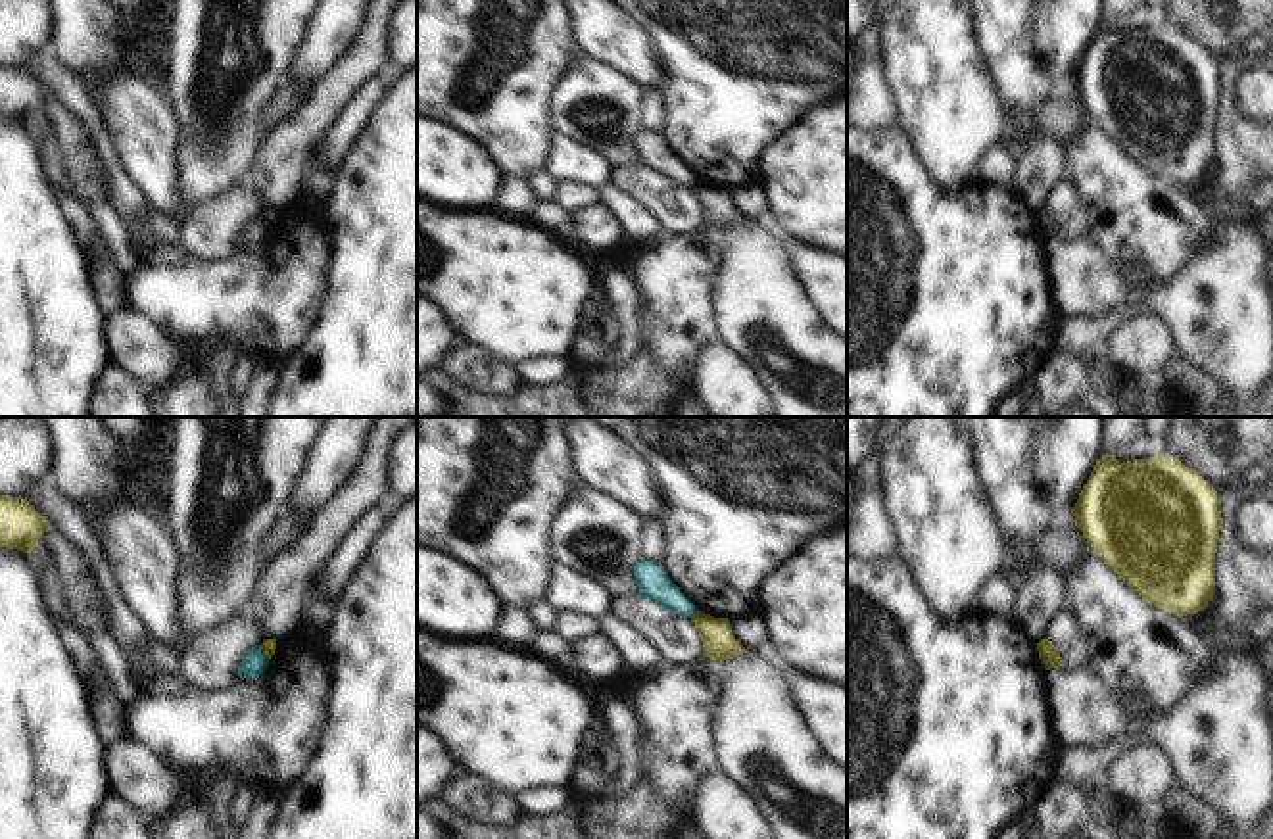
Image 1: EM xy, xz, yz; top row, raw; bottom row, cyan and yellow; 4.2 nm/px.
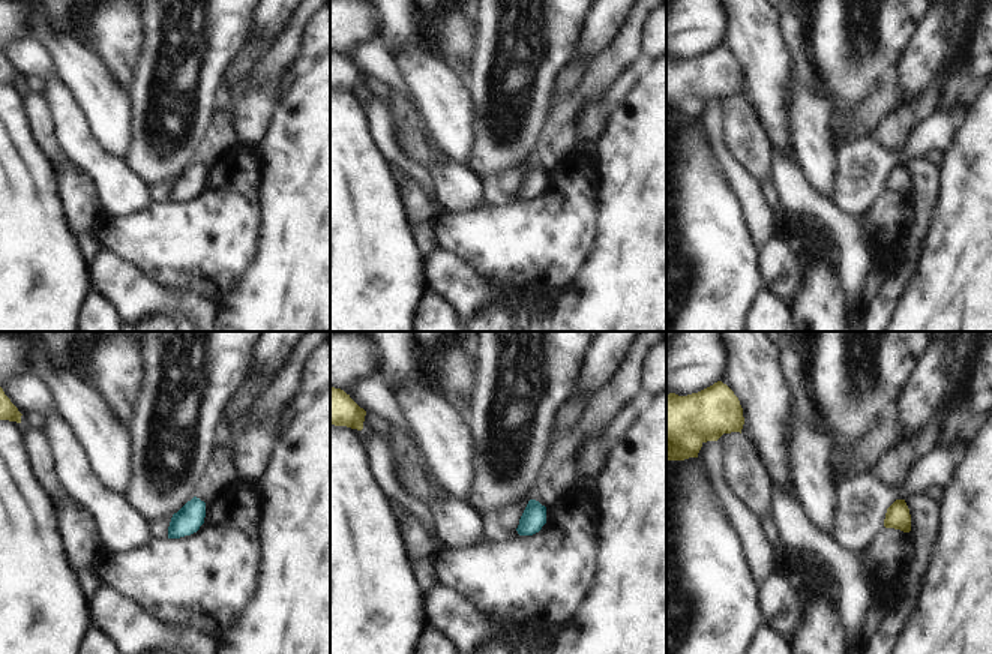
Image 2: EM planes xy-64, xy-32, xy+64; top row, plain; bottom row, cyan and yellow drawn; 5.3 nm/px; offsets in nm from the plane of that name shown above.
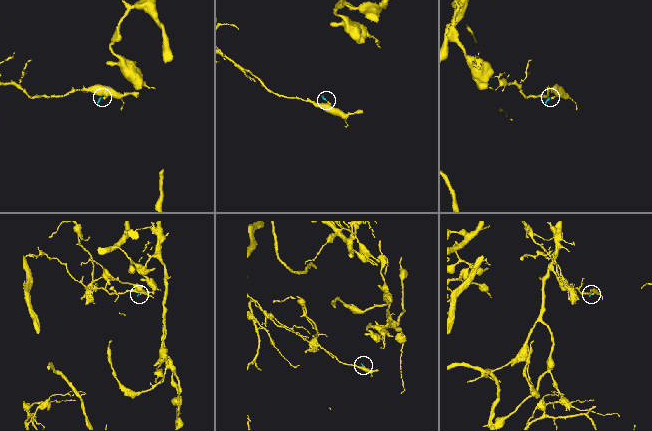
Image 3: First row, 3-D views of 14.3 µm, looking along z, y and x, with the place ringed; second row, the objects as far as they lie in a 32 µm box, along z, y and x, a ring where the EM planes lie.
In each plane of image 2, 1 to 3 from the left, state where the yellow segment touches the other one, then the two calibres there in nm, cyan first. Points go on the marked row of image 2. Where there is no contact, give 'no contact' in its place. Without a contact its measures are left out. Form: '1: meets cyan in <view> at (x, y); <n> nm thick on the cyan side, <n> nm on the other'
1: no contact
2: no contact
3: no contact

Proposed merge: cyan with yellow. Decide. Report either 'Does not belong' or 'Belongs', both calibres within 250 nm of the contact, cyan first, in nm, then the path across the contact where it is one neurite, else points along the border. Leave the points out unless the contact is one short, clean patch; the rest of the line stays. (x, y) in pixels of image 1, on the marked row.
Does not belong. Thickness 100 nm (cyan) against 60 nm. Boundary: xy (260, 646), (269, 659)

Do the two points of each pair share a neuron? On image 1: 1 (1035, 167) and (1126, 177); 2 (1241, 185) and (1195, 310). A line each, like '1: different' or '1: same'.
1: different
2: different

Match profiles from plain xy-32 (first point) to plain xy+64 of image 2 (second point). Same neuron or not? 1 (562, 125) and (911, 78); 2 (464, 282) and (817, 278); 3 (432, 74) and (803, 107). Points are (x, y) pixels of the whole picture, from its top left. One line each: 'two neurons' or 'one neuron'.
1: two neurons
2: two neurons
3: one neuron

